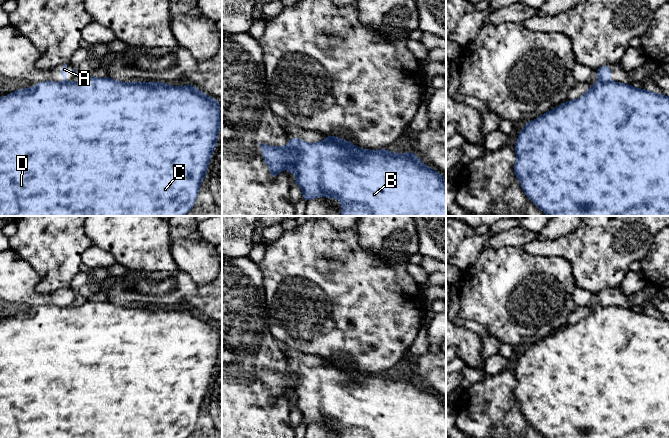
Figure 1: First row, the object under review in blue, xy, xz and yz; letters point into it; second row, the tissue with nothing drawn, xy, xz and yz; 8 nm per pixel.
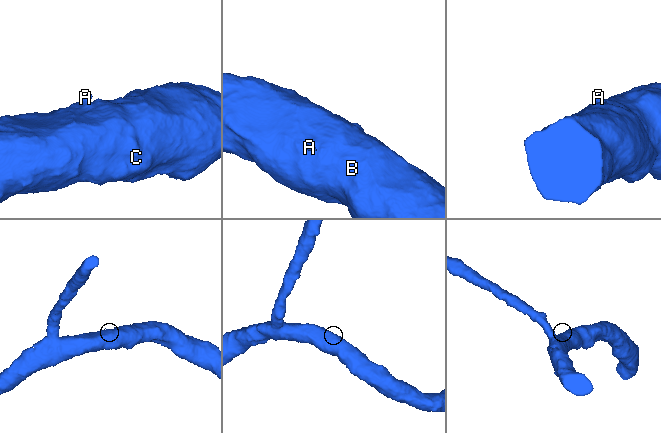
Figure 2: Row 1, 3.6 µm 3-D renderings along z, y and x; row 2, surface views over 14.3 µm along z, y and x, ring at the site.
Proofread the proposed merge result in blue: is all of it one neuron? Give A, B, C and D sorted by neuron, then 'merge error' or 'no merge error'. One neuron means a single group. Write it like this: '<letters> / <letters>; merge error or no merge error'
A / B C D; merge error

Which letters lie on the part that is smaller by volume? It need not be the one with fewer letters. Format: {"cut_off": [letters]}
{"cut_off": ["A"]}

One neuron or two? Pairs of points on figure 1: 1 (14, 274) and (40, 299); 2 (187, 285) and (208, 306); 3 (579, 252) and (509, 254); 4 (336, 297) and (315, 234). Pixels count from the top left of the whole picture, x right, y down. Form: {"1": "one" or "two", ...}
{"1": "one", "2": "two", "3": "two", "4": "one"}

